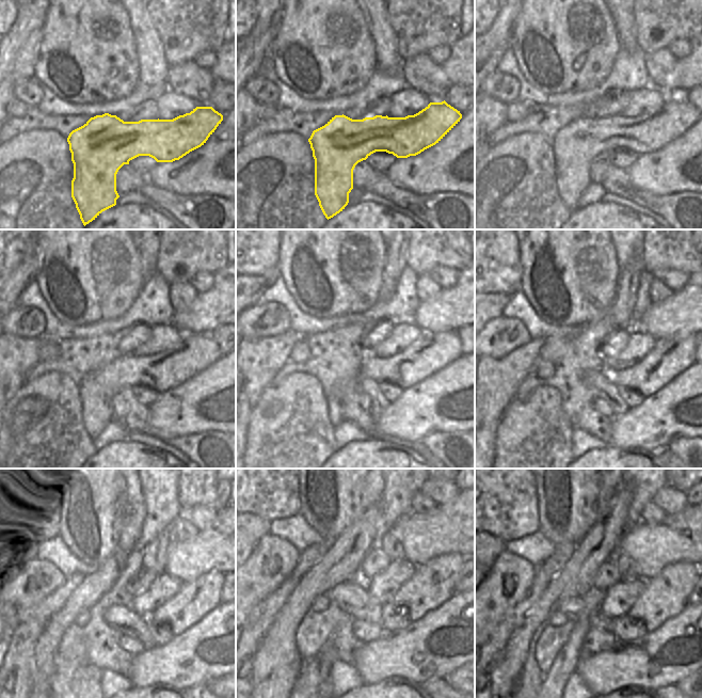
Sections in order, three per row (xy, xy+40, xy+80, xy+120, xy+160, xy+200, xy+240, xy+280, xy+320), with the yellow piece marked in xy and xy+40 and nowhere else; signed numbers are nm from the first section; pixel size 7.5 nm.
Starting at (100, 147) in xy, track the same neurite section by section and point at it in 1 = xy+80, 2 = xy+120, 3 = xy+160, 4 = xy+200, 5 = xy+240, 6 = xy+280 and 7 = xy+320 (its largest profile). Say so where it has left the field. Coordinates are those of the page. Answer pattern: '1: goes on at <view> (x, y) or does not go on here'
1: goes on at xy+80 (576, 145)
2: goes on at xy+120 (166, 370)
3: goes on at xy+160 (429, 354)
4: goes on at xy+200 (661, 360)
5: goes on at xy+240 (181, 602)
6: goes on at xy+280 (425, 591)
7: goes on at xy+320 (674, 582)

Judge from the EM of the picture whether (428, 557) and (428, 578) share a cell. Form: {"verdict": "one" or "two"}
{"verdict": "two"}

